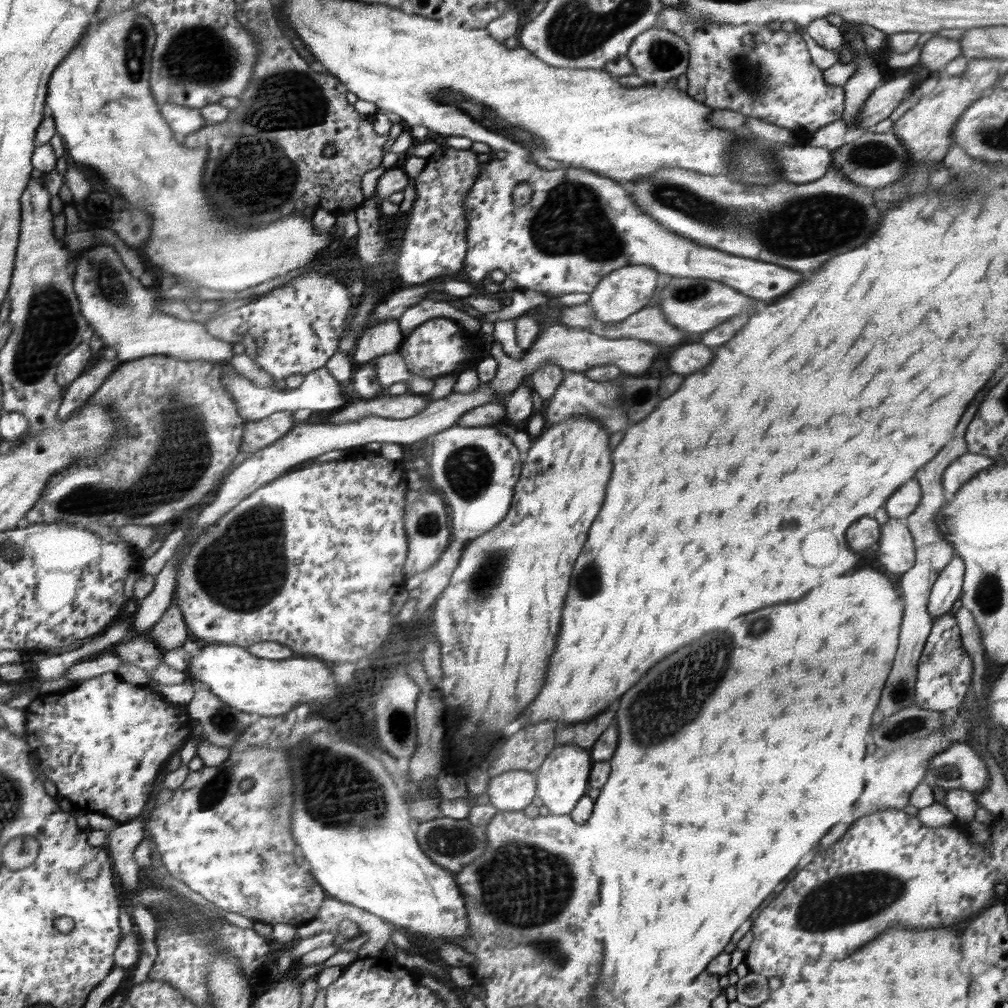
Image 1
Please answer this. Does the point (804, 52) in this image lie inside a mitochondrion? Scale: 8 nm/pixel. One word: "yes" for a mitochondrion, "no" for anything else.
no

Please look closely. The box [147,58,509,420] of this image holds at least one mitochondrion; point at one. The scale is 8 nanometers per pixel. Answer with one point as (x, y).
(252, 178)

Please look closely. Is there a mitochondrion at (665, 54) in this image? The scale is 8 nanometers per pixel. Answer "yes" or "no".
yes

